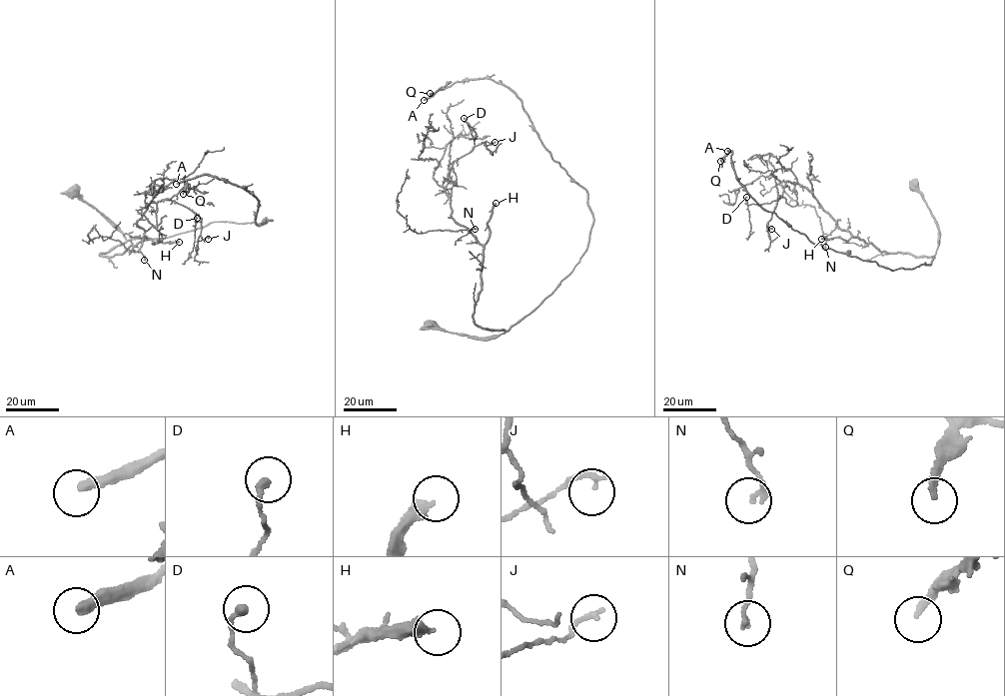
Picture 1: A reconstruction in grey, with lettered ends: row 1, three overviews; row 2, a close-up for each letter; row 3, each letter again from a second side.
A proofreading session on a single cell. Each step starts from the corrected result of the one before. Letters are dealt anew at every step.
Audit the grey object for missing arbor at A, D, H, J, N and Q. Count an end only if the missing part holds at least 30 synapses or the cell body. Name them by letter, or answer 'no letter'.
A, H, Q

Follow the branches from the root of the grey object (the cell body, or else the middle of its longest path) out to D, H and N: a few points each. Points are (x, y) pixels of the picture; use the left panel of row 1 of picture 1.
D: (73, 192), (124, 235), (102, 257), (147, 239), (137, 223), (148, 204), (171, 199), (197, 218)
H: (73, 192), (124, 235), (125, 242), (99, 254), (102, 257), (121, 255), (146, 240), (179, 242)
N: (73, 192), (124, 235), (123, 244), (100, 255), (121, 255), (146, 236), (139, 250), (144, 260)

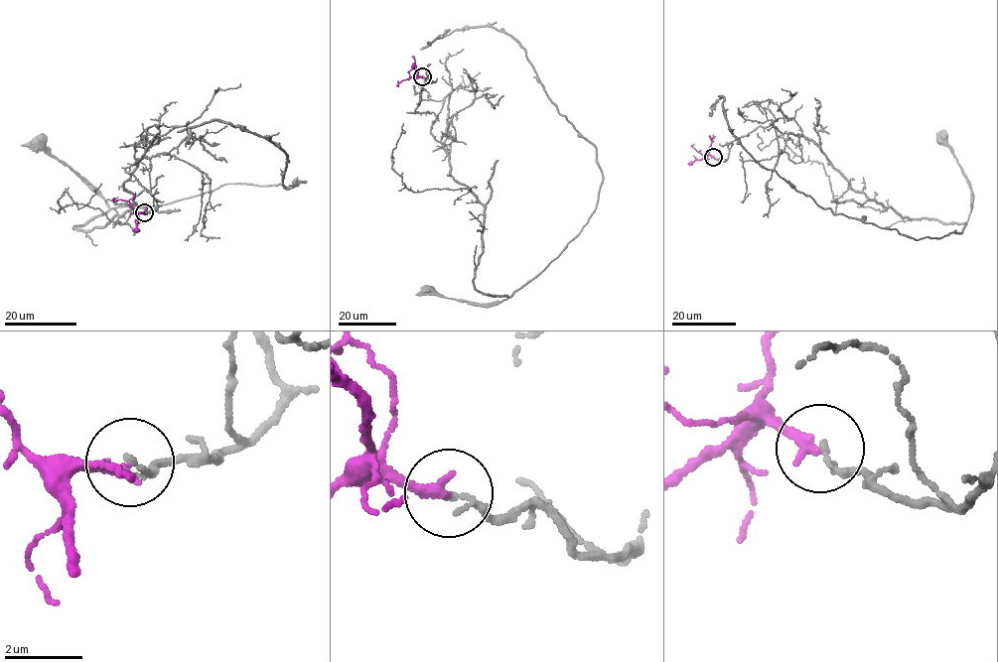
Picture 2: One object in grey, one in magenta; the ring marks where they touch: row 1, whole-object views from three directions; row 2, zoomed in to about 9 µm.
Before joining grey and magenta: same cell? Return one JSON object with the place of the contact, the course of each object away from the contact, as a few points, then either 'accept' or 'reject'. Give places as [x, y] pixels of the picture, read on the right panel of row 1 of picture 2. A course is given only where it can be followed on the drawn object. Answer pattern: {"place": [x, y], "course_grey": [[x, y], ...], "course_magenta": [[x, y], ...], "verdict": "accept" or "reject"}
{"place": [713, 157], "course_grey": [[713, 156], [724, 162], [729, 143], [792, 118], [855, 191], [903, 217], [962, 224], [971, 193], [940, 137]], "course_magenta": [[713, 157], [708, 153], [713, 135]], "verdict": "reject"}

